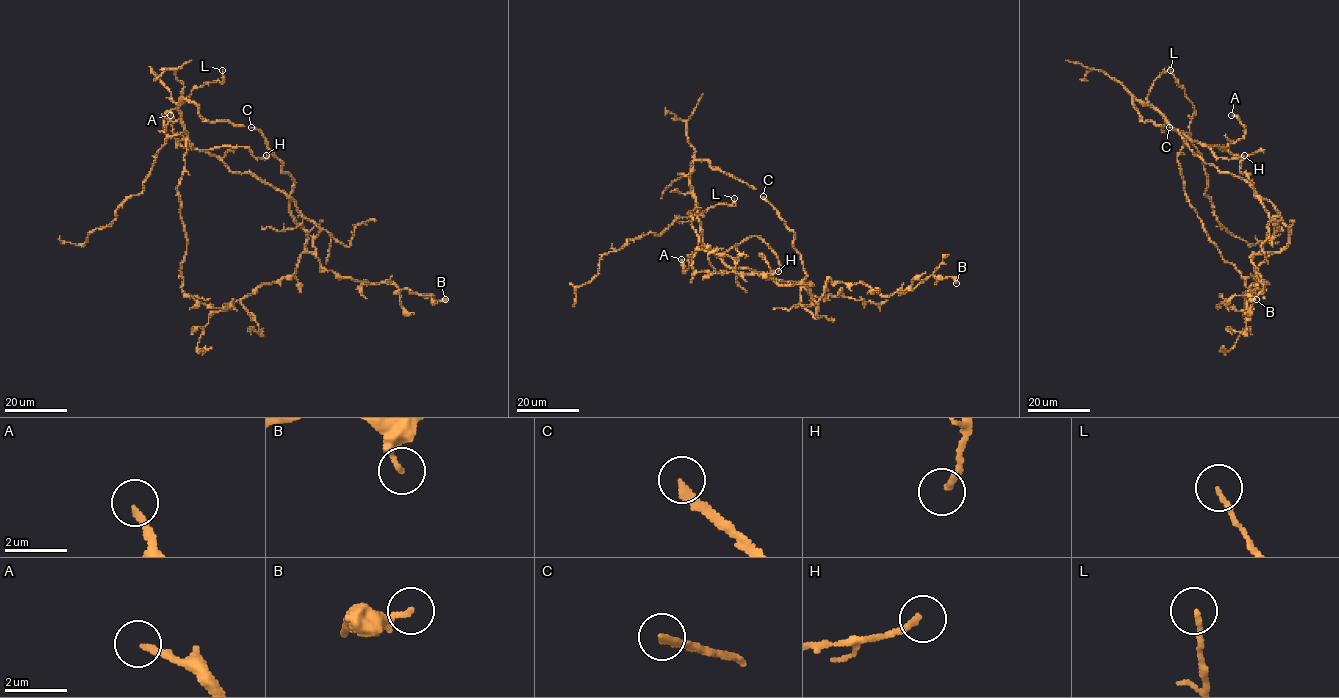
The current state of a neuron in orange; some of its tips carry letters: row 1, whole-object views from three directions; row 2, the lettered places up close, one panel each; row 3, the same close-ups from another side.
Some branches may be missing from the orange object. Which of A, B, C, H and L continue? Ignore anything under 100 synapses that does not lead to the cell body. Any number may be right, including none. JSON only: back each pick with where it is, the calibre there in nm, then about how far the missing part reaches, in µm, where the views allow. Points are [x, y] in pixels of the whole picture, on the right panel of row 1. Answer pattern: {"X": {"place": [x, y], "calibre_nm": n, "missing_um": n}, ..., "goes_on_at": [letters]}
{"goes_on_at": []}

